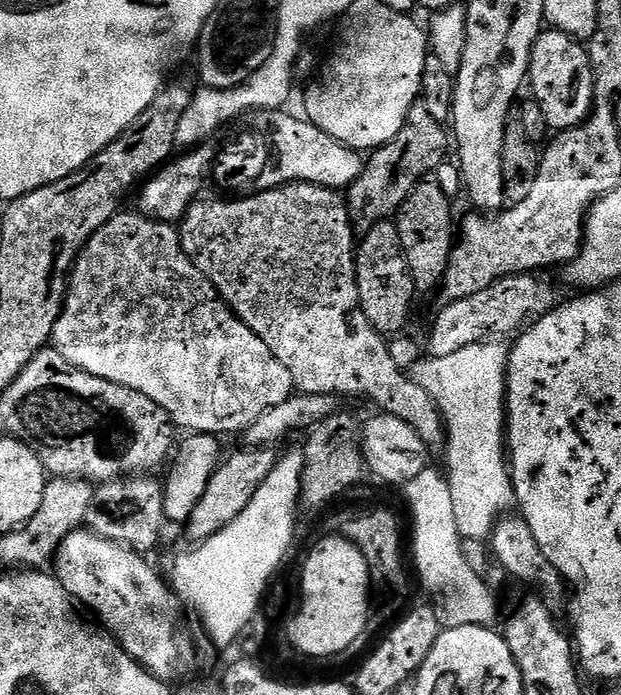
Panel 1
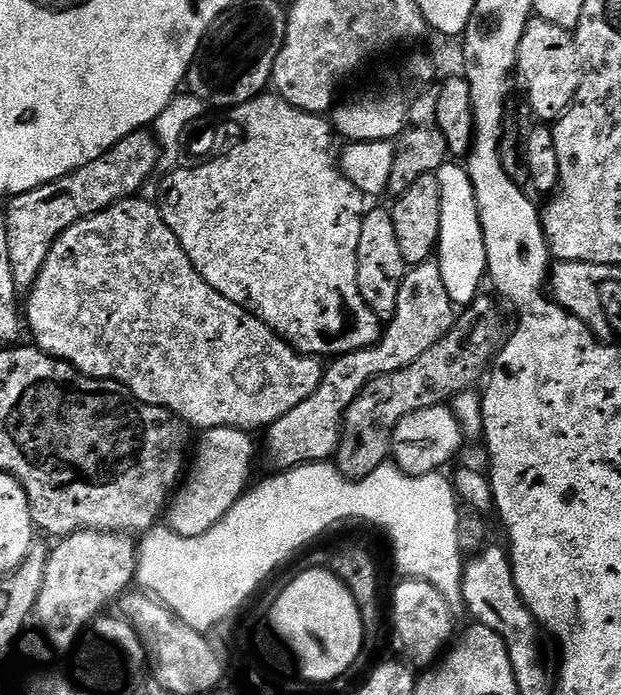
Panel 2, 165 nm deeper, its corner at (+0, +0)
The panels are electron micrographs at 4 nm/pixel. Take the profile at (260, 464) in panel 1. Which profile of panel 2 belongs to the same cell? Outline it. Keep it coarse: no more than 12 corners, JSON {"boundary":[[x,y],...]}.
{"boundary":[[435,259],[409,267],[380,341],[335,357],[263,433],[276,472],[331,461],[374,378],[410,366],[458,312]]}

